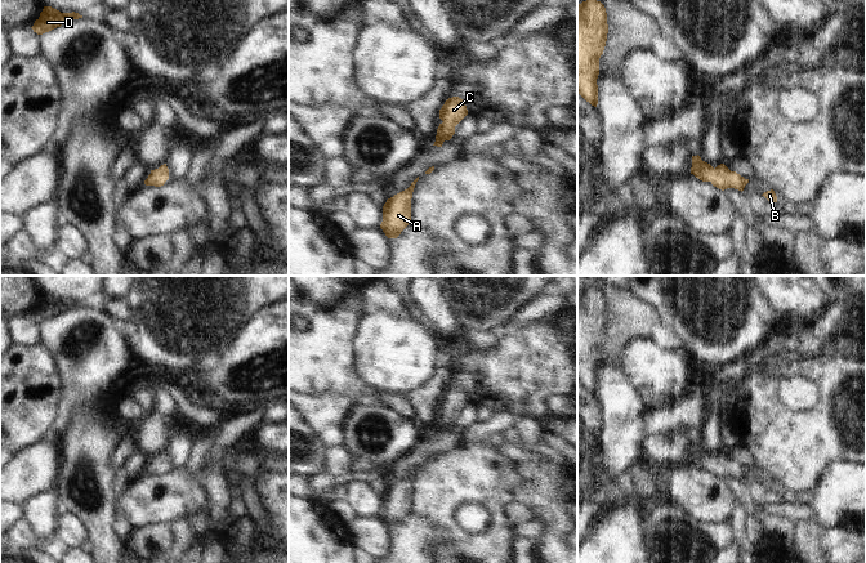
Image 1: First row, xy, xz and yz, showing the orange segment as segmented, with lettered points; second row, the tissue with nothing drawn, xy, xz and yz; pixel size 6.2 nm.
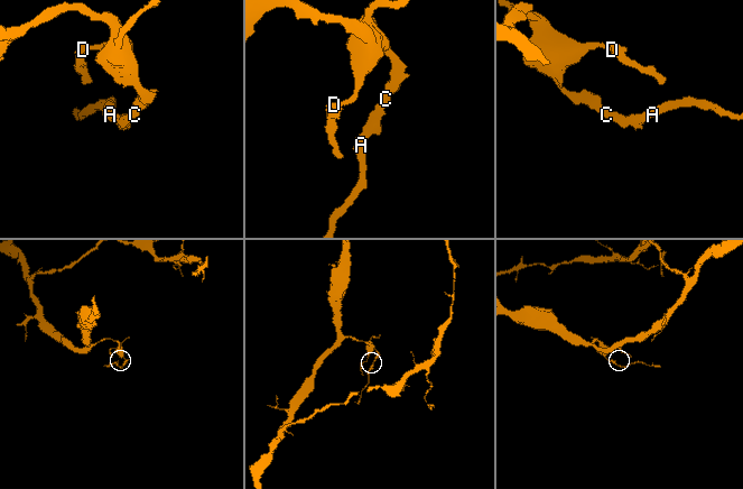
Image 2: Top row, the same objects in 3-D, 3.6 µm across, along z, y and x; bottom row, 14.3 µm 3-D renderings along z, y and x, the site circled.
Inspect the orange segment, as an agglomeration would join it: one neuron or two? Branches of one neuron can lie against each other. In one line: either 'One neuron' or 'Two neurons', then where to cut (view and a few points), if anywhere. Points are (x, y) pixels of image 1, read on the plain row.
One neuron. No split

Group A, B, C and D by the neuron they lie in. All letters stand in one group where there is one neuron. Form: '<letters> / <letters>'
A B C D

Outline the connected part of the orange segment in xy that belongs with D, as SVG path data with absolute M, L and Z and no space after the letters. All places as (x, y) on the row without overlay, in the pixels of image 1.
M44 295L40 305L35 309L34 314L31 316L34 321L37 323L43 323L49 321L57 316L61 316L63 312L68 310L70 308L79 308L82 307L79 301L61 301L59 299L52 295Z

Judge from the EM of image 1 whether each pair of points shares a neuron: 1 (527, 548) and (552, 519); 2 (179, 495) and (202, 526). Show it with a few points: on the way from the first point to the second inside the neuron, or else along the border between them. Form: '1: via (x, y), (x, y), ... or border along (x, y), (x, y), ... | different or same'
1: border along (532, 540), (535, 549) | different
2: border along (206, 506), (186, 518) | different

